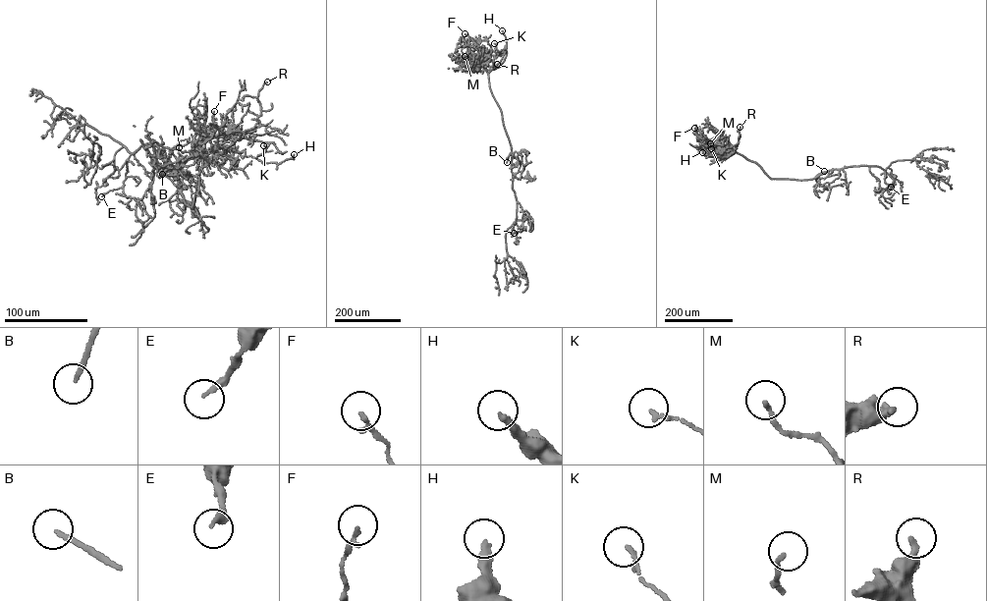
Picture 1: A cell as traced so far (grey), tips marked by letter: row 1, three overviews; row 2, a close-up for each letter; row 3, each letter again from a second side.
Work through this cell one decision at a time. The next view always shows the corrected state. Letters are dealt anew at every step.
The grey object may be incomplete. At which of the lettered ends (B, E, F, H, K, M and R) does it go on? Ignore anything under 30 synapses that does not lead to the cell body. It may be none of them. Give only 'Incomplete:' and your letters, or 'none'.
Incomplete: B, H

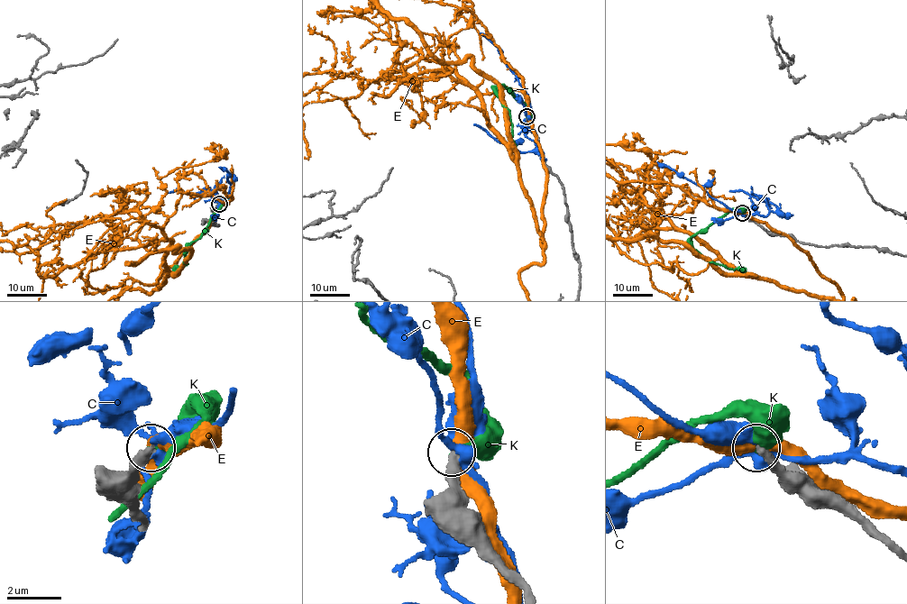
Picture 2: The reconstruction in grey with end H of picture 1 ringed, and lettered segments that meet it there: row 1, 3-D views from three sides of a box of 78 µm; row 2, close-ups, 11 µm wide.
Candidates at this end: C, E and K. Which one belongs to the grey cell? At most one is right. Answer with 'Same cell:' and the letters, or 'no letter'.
Same cell: K

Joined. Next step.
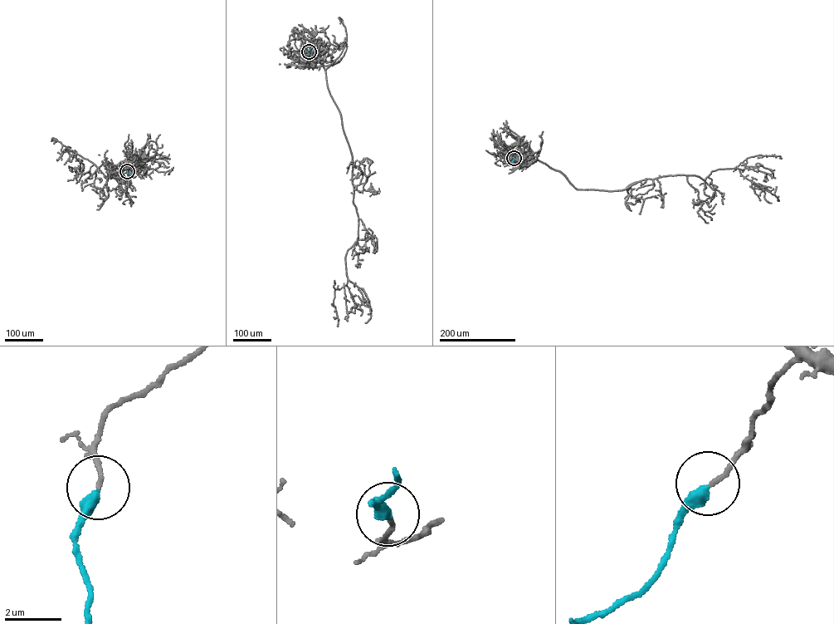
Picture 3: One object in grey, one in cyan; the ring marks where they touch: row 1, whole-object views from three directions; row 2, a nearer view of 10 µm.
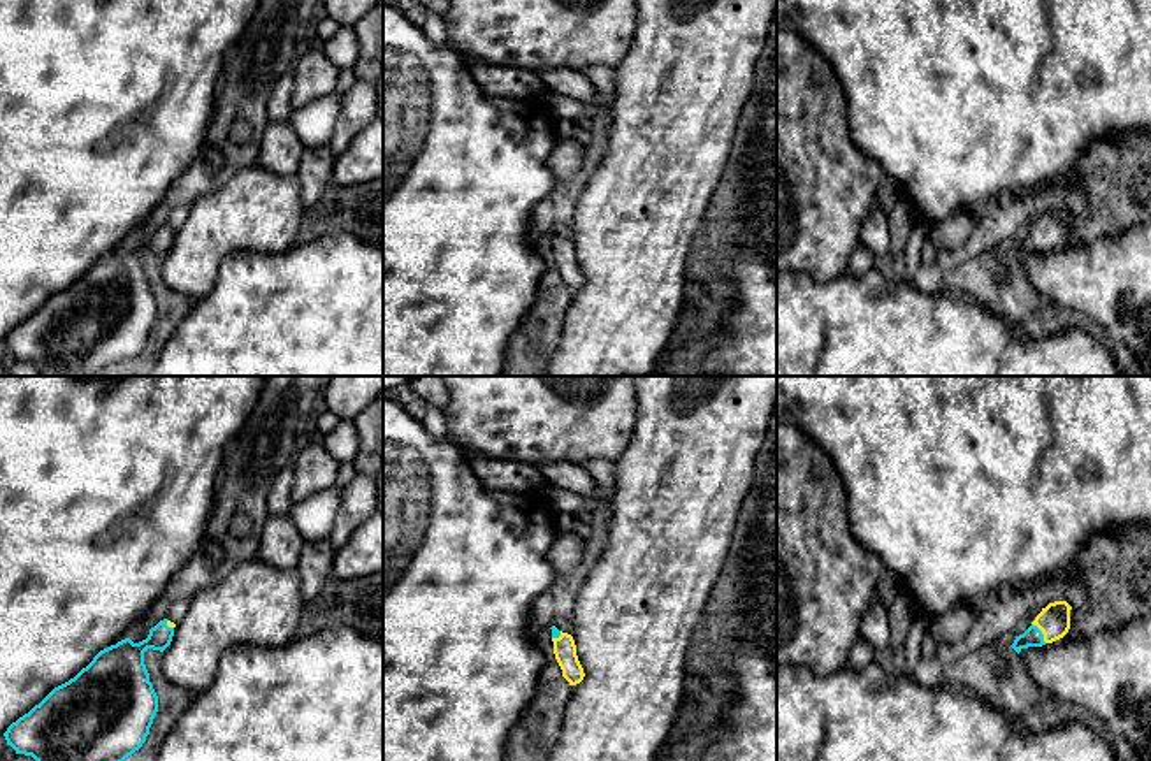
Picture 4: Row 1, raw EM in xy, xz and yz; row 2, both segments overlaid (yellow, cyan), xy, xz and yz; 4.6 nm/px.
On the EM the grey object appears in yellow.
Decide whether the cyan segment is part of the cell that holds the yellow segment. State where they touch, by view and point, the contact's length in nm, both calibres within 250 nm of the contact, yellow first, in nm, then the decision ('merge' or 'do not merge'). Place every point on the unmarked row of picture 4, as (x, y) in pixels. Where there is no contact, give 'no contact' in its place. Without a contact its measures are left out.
yz (1042, 239) | 120 nm | 150/90 nm | merge

